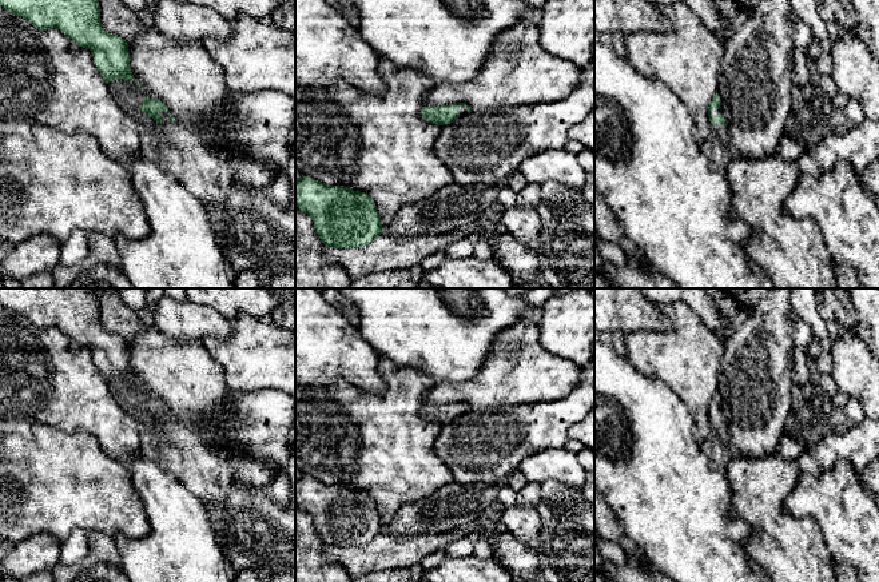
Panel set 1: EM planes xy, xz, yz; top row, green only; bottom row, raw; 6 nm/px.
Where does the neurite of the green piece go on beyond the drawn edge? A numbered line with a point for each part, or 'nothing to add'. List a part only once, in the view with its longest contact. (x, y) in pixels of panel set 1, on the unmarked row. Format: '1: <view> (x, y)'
1: xy (183, 453)

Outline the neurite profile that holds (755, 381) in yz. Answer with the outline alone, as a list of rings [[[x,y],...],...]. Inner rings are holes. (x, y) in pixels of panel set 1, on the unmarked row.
[[[725,288],[737,302],[740,311],[747,311],[748,319],[735,331],[724,336],[723,366],[719,374],[717,392],[721,398],[720,410],[725,418],[733,453],[744,458],[761,458],[776,451],[784,435],[785,420],[791,406],[794,386],[794,326],[789,322],[792,311],[789,294],[792,288]]]

